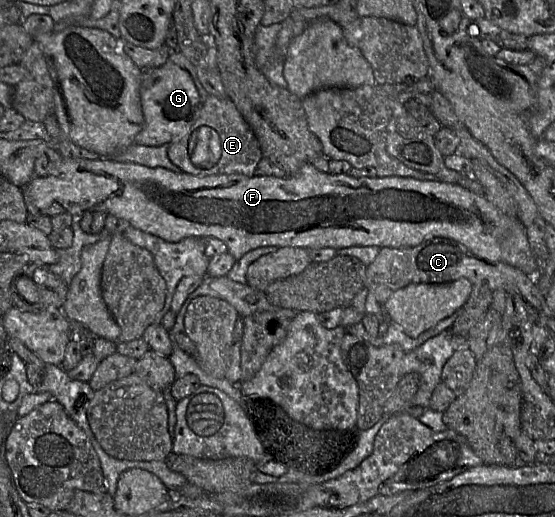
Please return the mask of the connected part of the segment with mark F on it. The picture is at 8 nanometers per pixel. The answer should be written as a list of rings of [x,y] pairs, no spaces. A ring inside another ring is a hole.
[[[98,158],[62,159],[55,173],[45,177],[34,176],[21,189],[24,200],[30,197],[38,209],[59,203],[73,217],[79,217],[87,211],[101,211],[167,242],[179,242],[188,237],[214,237],[226,244],[227,252],[236,260],[253,249],[266,246],[408,248],[432,237],[445,237],[463,244],[473,254],[487,261],[506,263],[529,276],[535,276],[539,271],[520,220],[505,215],[485,196],[479,196],[459,184],[400,176],[354,178],[346,173],[320,172],[310,163],[304,164],[296,174],[284,177],[247,177],[242,174],[194,176],[161,167],[149,168],[111,158]]]

